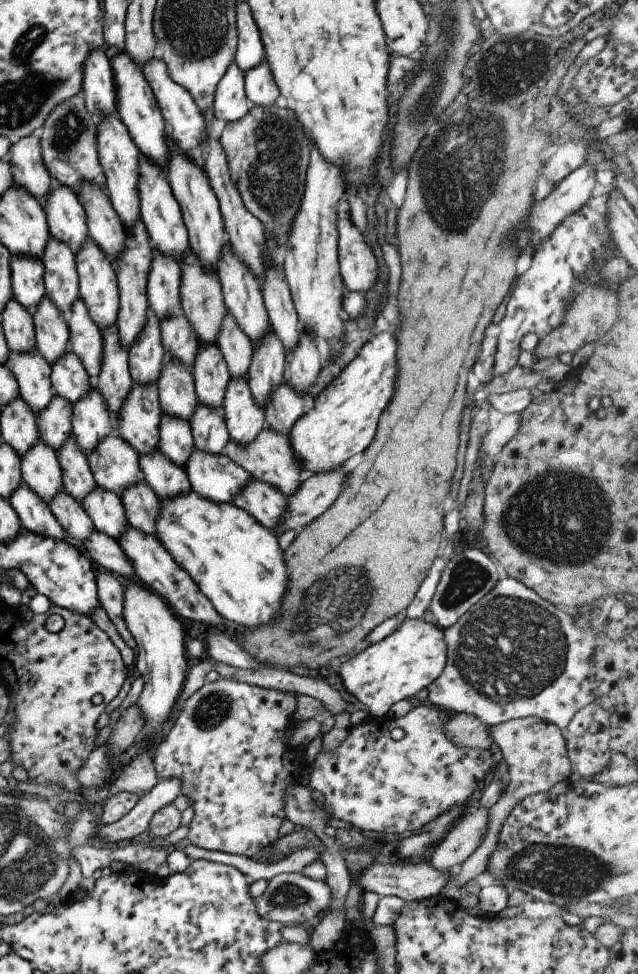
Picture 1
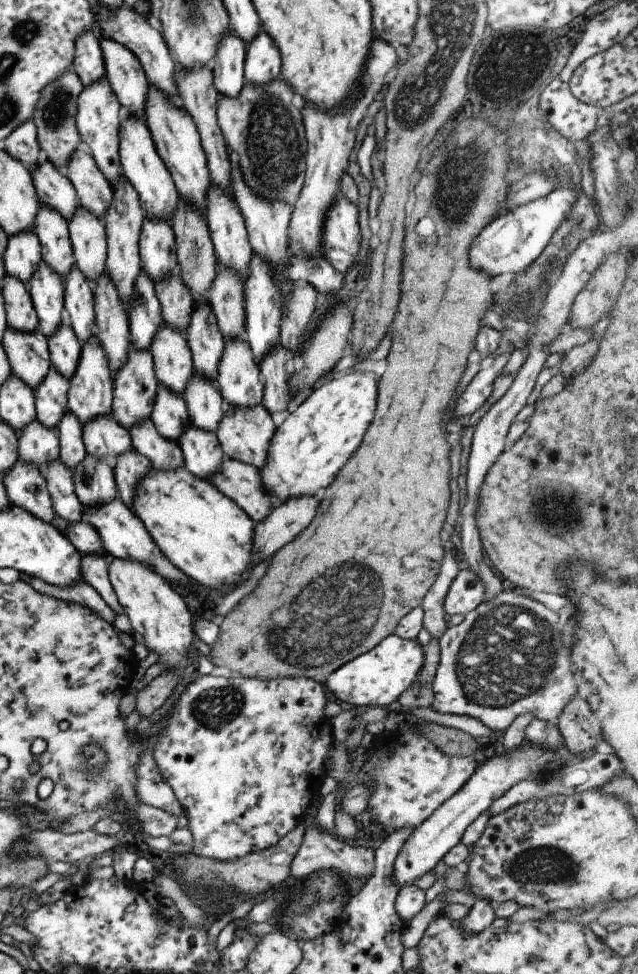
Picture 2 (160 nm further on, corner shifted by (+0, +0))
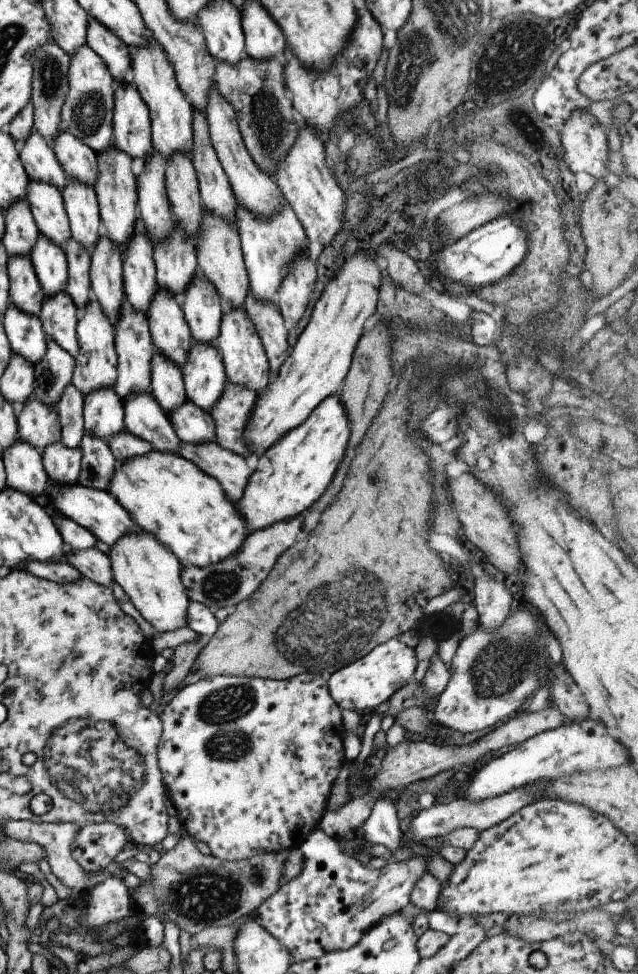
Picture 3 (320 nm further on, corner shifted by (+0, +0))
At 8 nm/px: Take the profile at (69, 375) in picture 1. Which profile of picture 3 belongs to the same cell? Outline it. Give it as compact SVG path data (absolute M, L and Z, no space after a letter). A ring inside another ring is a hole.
M65 291L44 296L37 314L47 339L56 342L73 358L78 351L76 324L79 314Z

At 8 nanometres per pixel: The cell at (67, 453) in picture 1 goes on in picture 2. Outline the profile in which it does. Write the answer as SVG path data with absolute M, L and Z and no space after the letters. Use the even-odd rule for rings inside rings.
M67 409L55 428L59 443L58 458L71 472L86 455L81 427L75 415Z

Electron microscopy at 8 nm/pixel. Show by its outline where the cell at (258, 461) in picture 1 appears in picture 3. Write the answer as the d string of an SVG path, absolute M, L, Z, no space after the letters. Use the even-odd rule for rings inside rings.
M226 382L223 392L209 412L214 422L214 441L243 458L251 454L242 440L242 430L256 395L245 385Z

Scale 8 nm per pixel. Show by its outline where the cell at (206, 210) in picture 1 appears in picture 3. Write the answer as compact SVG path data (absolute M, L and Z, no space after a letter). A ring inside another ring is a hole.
M150 36L142 44L128 48L130 54L130 81L136 86L142 101L148 108L150 118L150 139L152 148L159 151L165 160L170 160L171 153L181 151L190 158L192 147L192 108L177 84L174 70L160 44Z

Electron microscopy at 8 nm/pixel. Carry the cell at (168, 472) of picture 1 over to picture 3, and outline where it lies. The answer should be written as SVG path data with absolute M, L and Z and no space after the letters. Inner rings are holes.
M150 392L131 393L122 403L125 430L150 442L155 450L178 452L180 440Z

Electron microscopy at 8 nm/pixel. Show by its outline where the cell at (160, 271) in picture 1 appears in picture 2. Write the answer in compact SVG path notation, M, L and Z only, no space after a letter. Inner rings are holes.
M145 216L139 231L138 247L141 269L153 282L177 271L174 234L167 219Z

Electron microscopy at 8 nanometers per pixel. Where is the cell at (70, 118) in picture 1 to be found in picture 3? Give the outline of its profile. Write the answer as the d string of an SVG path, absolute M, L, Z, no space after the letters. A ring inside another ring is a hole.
M54 42L34 48L32 52L31 96L32 131L52 142L60 130L60 108L67 92L67 69L70 56Z

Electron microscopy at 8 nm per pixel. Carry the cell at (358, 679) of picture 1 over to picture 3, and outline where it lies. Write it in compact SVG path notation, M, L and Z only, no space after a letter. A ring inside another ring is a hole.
M393 638L372 648L365 656L334 671L326 680L326 687L329 696L340 709L355 710L367 715L382 709L394 692L412 680L415 665L414 649L405 645L399 638Z

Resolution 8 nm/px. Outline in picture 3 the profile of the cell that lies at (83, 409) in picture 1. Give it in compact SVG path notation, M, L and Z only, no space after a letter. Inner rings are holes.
M91 299L79 314L76 324L78 351L74 356L71 384L84 394L98 388L109 388L114 385L117 376L117 359L114 349L115 328L111 320L101 310L97 299Z

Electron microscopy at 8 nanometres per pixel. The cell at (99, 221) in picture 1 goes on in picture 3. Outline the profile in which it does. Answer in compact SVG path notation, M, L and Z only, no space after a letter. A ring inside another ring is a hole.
M65 130L59 131L49 143L64 175L94 188L97 176L95 152Z

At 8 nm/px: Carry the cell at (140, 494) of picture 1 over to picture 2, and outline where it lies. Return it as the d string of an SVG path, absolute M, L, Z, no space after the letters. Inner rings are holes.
M135 449L122 452L112 460L117 496L125 506L130 506L136 482L150 469L148 458Z

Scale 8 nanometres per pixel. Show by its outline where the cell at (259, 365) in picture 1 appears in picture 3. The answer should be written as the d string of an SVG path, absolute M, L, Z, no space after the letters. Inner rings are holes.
M236 202L234 225L240 236L240 247L248 278L248 288L258 301L275 305L275 294L291 259L297 251L307 247L302 225L287 202L271 216L254 215L248 208Z

